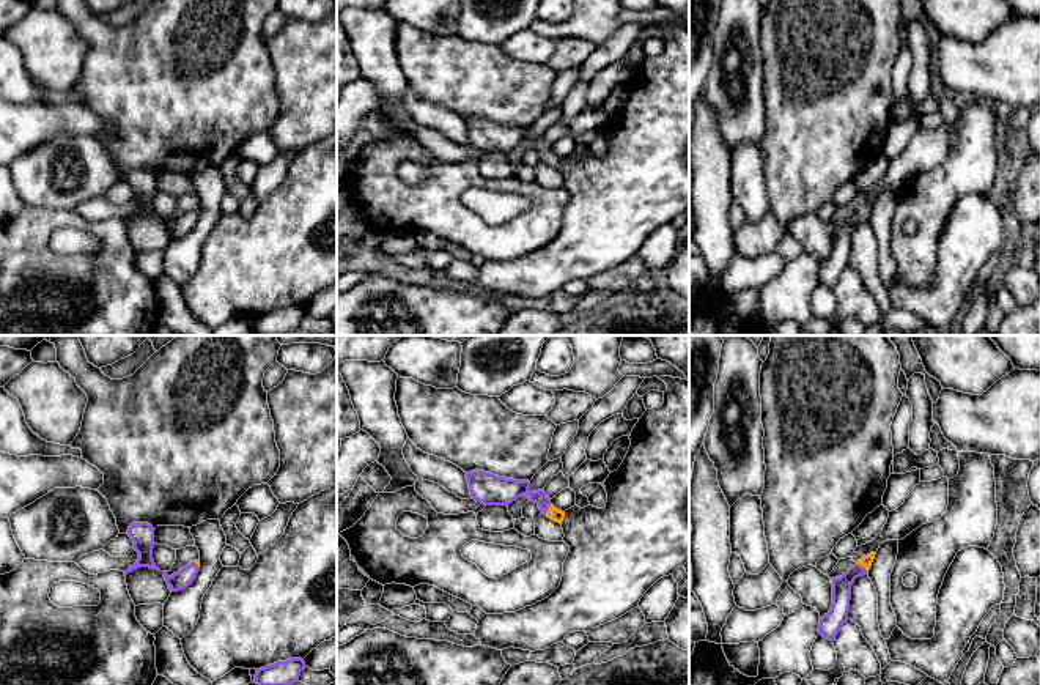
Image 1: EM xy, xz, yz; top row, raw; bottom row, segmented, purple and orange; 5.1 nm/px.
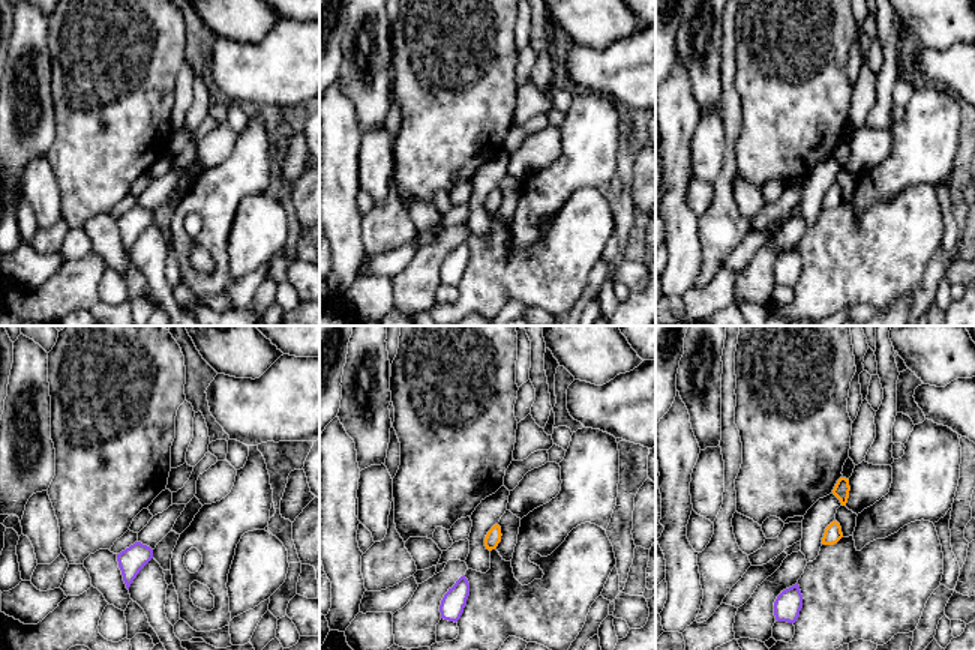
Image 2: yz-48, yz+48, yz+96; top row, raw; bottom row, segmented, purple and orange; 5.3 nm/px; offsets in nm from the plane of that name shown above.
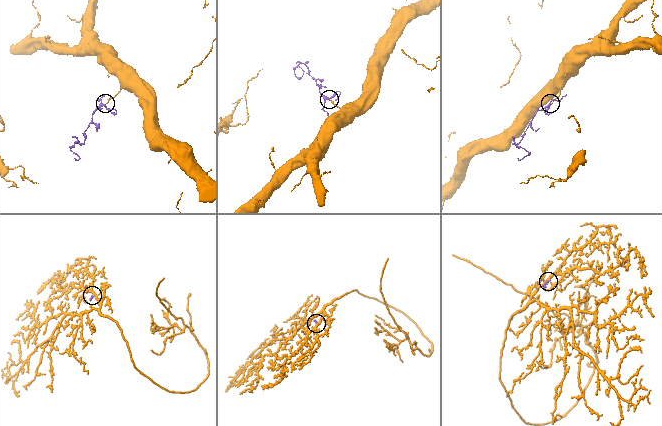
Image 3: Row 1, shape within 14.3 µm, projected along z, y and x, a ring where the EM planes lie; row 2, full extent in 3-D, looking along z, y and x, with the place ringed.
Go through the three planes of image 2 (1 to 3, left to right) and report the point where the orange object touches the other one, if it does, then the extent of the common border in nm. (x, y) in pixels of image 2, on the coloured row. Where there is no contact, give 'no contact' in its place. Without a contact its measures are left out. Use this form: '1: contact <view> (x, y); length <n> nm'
1: no contact
2: no contact
3: no contact

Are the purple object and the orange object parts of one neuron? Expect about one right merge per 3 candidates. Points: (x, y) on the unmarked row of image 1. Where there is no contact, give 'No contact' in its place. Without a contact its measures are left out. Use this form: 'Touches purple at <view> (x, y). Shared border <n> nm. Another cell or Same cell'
Touches purple at yz (862, 214). Shared border 80 nm. Same cell

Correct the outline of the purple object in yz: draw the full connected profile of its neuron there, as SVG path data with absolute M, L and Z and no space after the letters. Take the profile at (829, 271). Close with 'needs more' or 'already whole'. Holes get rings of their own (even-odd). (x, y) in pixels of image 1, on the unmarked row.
M876 200L864 203L851 213L840 225L832 225L832 254L828 261L820 265L818 280L834 288L840 274L848 268L851 233L856 225L869 220Z; needs more

